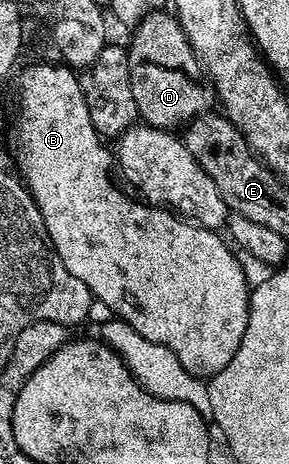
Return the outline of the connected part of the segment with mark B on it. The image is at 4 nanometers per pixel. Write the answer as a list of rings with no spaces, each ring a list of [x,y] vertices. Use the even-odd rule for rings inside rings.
[[[36,64],[33,68],[25,70],[24,77],[20,80],[20,125],[16,128],[17,134],[20,135],[20,152],[24,155],[22,180],[28,191],[32,193],[32,198],[36,201],[38,210],[46,222],[46,230],[50,234],[53,246],[56,247],[58,258],[62,258],[62,266],[66,266],[66,270],[70,270],[70,274],[74,274],[74,278],[82,278],[82,282],[86,282],[93,297],[102,301],[111,310],[113,317],[125,320],[134,330],[138,330],[138,334],[142,334],[142,338],[150,338],[150,342],[158,342],[162,346],[174,350],[178,362],[182,362],[182,366],[186,366],[186,370],[190,374],[201,378],[211,378],[214,374],[218,374],[218,370],[222,370],[230,363],[230,358],[234,358],[234,354],[238,354],[242,334],[246,334],[250,287],[246,280],[246,274],[239,264],[238,255],[219,231],[201,228],[199,224],[173,214],[167,207],[153,206],[147,202],[141,202],[139,199],[136,199],[137,201],[131,200],[127,196],[129,193],[123,187],[116,188],[115,182],[112,181],[114,160],[110,155],[109,145],[108,148],[104,145],[107,143],[96,131],[94,122],[90,122],[90,110],[84,97],[84,85],[81,77],[67,66],[59,67],[55,68],[52,64]]]

